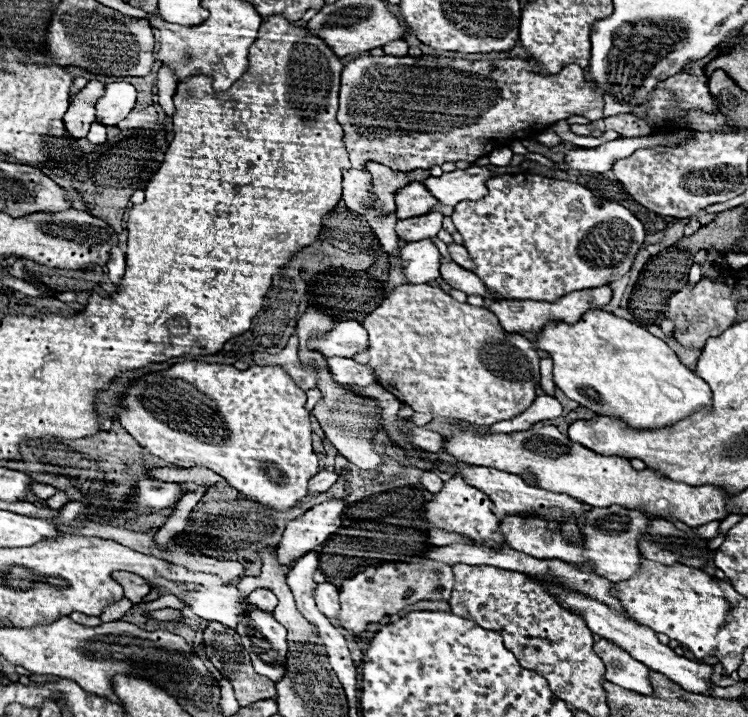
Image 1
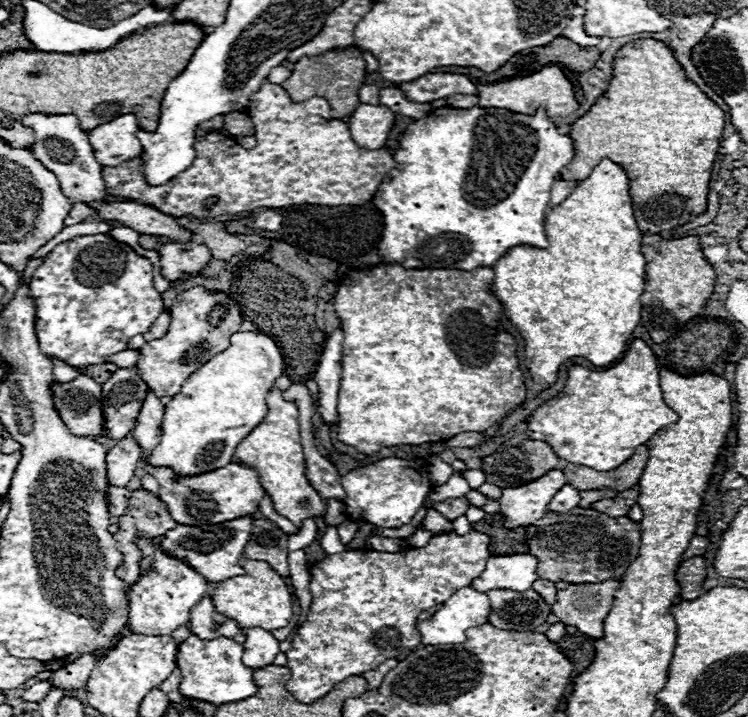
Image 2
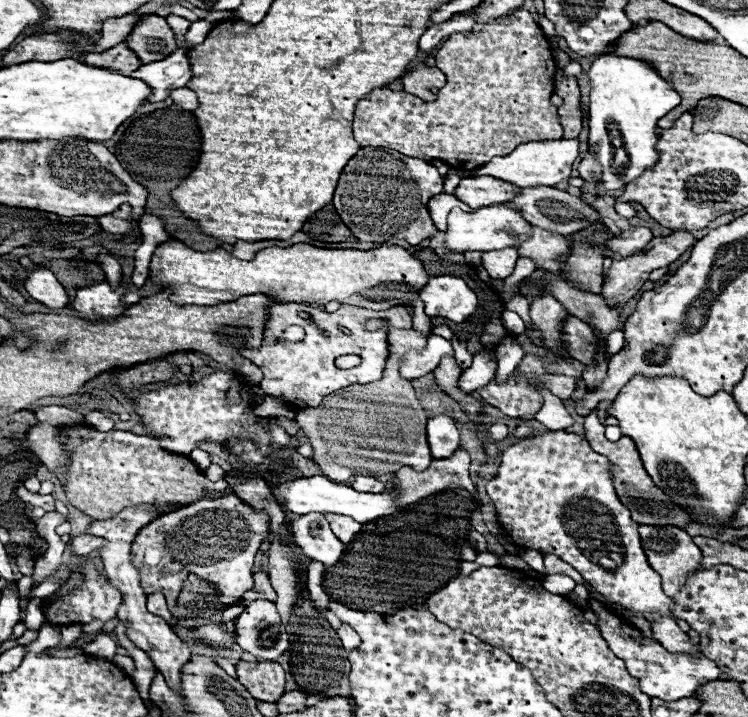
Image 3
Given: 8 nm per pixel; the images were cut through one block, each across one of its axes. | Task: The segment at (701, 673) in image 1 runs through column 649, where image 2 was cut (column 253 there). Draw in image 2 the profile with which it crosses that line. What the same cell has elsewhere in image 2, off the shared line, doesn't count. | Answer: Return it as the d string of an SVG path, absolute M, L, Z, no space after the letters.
M248 628L244 642L242 662L250 668L264 668L272 664L274 656L280 652L280 642L272 636L272 632L264 628Z

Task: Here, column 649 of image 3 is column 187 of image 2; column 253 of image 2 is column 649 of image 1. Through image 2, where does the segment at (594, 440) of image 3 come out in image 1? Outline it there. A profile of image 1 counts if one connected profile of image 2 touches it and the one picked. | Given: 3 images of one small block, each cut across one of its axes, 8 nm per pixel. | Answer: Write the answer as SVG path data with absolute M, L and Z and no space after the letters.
M544 426L540 430L524 430L512 434L494 434L482 436L476 432L460 432L448 436L444 442L444 450L464 464L474 466L490 466L500 468L502 472L512 472L526 476L532 472L536 482L550 492L568 494L578 498L594 508L622 506L630 510L644 510L650 514L668 514L686 526L698 528L712 520L724 520L728 516L726 502L732 498L726 490L718 486L688 486L680 482L672 482L664 476L658 476L654 470L634 470L628 458L622 456L602 456L596 454L582 444L568 440L556 426Z

